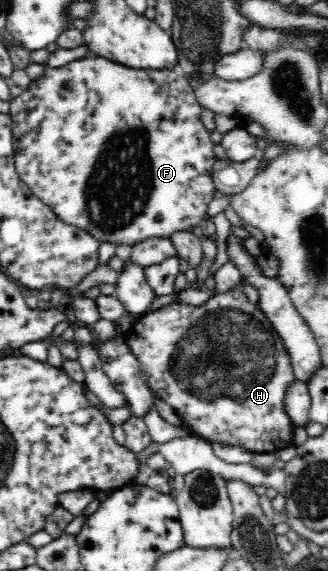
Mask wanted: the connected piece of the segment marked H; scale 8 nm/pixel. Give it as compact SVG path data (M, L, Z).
M246 278L227 292L213 295L201 307L173 303L149 310L138 316L124 335L126 346L137 358L145 379L155 396L172 406L195 436L210 442L236 444L247 450L274 453L293 446L293 429L289 415L283 409L283 398L289 384L295 380L283 341L259 305L249 302L243 287Z

